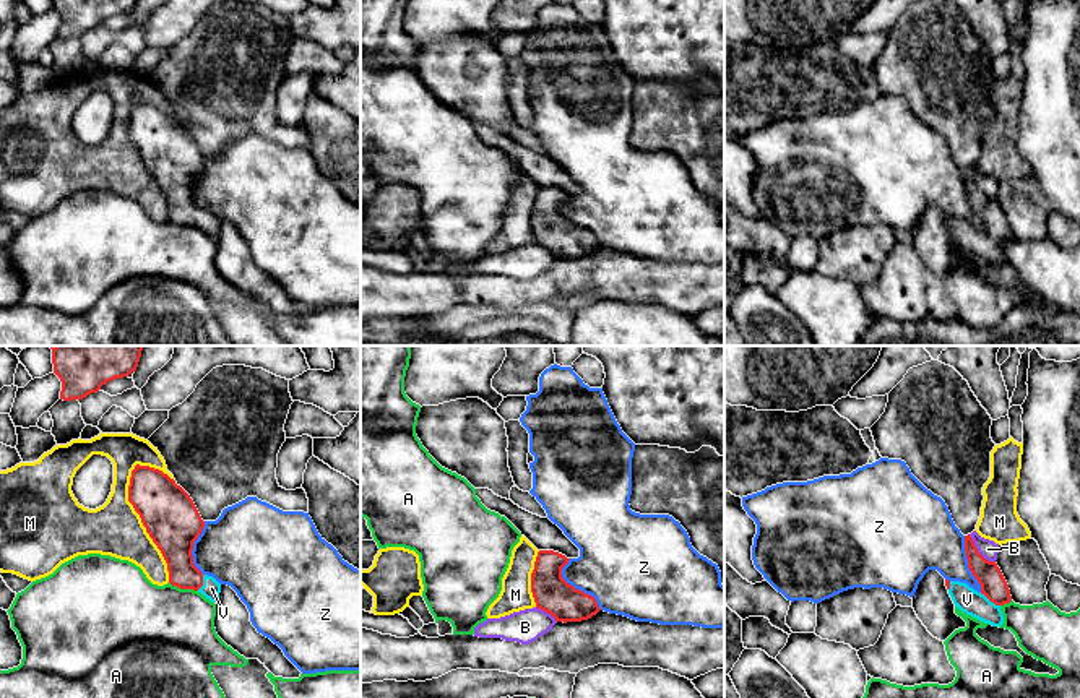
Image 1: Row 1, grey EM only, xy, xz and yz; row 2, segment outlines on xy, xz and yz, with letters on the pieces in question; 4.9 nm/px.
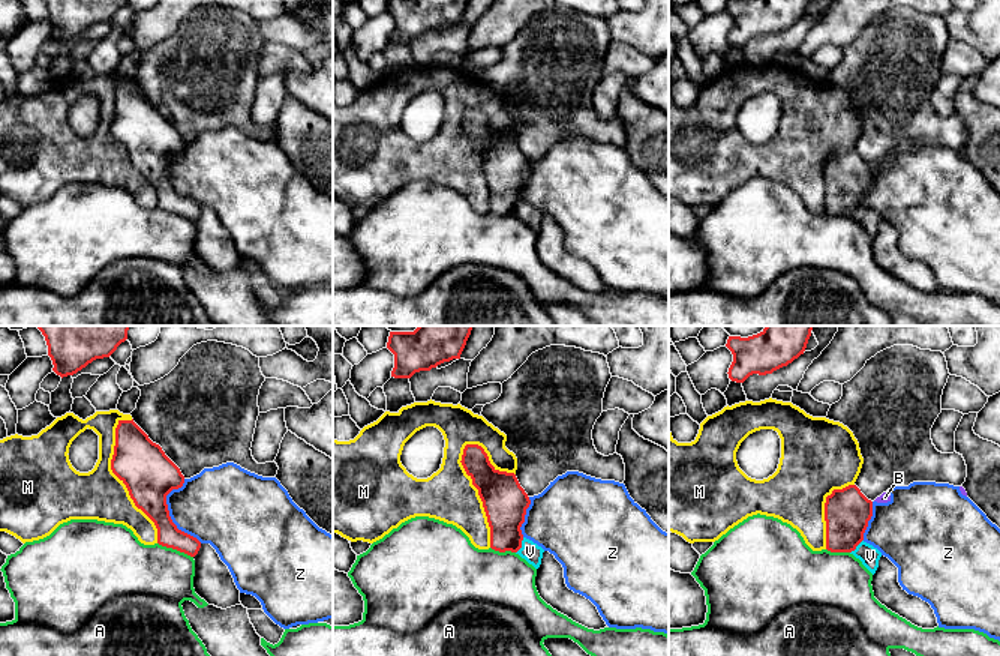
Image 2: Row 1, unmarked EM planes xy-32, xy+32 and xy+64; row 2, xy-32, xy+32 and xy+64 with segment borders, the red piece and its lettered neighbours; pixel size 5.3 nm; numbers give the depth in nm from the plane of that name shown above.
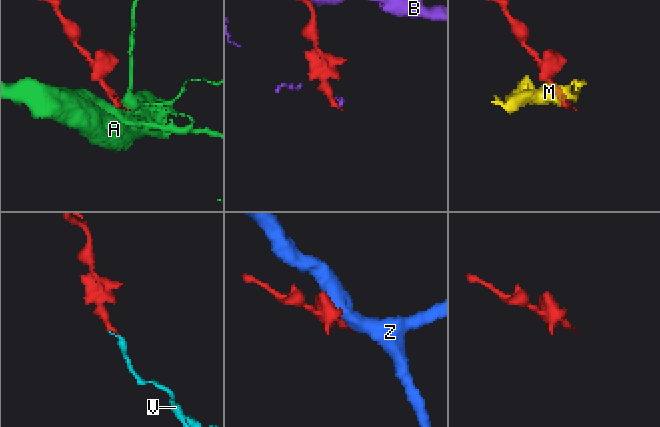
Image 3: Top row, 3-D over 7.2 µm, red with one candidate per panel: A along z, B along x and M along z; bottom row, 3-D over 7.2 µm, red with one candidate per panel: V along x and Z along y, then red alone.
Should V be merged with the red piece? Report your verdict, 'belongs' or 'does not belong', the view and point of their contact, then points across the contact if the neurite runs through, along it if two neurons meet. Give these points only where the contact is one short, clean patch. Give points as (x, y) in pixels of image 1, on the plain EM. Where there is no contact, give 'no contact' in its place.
belongs | yz (989, 236)

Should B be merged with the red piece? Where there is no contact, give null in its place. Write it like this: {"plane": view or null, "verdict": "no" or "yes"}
{"plane": "yz", "verdict": "no"}

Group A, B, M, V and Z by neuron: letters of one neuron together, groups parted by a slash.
A / B / M / V / Z

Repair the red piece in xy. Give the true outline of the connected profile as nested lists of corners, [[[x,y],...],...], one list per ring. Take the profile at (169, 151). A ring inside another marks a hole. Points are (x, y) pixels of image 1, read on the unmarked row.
[[[136,101],[130,114],[128,138],[161,187],[169,219],[198,227],[216,239],[221,219],[193,201],[193,179],[201,170],[205,157],[190,131],[162,107]]]

